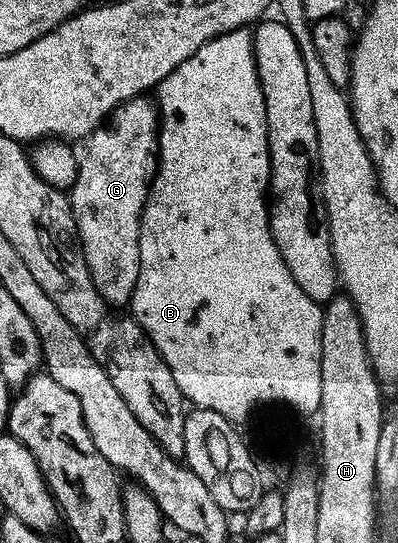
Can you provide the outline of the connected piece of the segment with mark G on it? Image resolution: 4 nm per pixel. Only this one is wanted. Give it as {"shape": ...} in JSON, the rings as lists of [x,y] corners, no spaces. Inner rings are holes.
{"shape":[[[142,96],[123,104],[109,115],[101,129],[88,139],[84,154],[78,163],[77,180],[70,193],[73,215],[77,224],[82,250],[89,271],[100,295],[110,307],[125,307],[132,301],[141,268],[140,232],[144,226],[145,209],[153,180],[159,169],[161,139],[159,137],[159,111],[148,97]]]}

